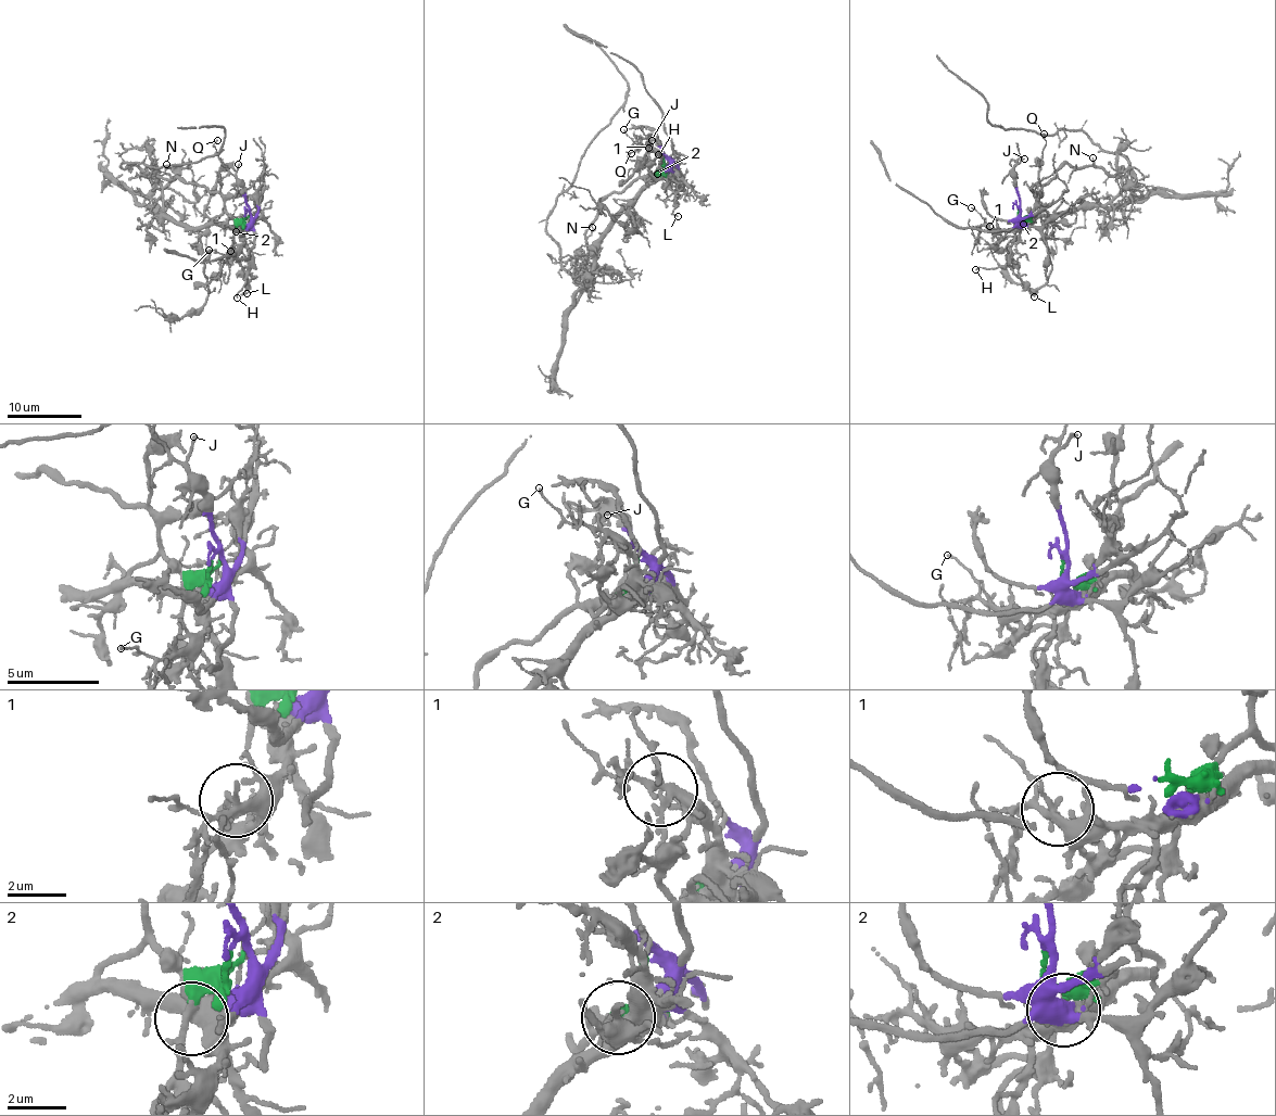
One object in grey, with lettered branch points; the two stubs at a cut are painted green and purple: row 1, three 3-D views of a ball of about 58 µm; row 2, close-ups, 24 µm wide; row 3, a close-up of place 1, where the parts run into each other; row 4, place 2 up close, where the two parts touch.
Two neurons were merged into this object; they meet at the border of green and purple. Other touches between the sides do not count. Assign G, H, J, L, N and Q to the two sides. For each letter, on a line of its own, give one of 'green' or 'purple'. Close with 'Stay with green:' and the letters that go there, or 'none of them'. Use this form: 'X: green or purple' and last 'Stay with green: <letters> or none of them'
G: purple
H: purple
J: purple
L: green
N: green
Q: green
Stay with green: L, N, Q

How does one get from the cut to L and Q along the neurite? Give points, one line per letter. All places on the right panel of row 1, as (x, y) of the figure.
L: (1018, 210), (1024, 223), (1007, 249), (1020, 280), (1035, 296)
Q: (1018, 210), (1018, 216), (1023, 218), (1039, 201), (1039, 157), (1046, 142), (1043, 134)

